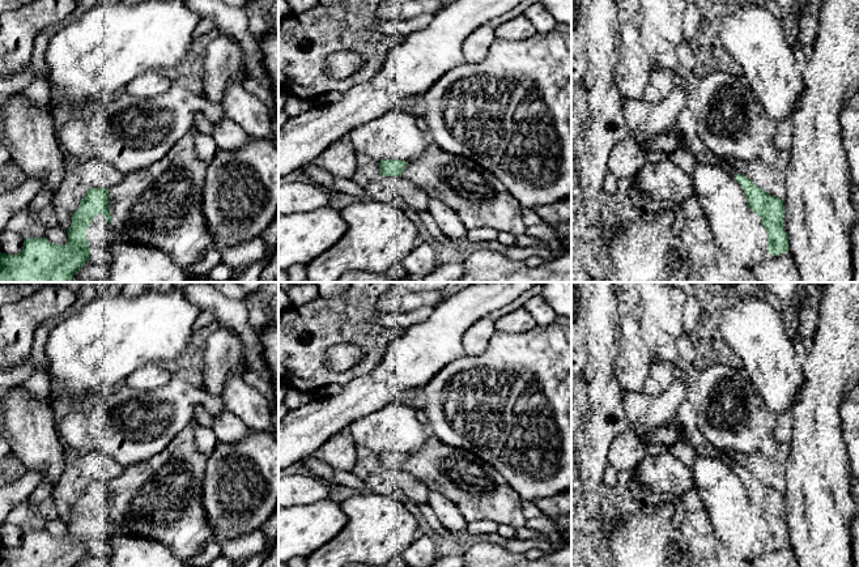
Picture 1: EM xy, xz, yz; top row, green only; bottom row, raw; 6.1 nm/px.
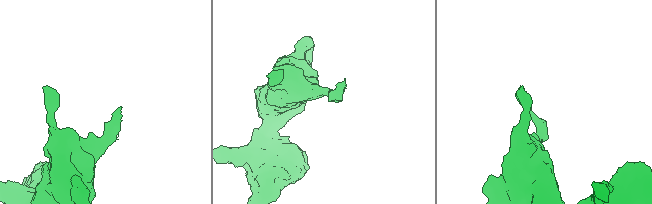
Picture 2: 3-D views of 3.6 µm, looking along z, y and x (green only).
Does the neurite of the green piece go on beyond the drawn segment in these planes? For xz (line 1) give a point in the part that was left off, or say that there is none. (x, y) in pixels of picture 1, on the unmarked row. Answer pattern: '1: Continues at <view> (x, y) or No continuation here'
1: Continues at xz (479, 491)

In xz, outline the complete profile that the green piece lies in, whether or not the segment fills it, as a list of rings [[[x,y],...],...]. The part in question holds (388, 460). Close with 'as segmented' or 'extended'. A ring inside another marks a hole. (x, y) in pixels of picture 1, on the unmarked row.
[[[428,426],[428,440],[413,455],[384,452],[382,469],[403,468],[429,490],[447,496],[467,523],[488,520],[515,529],[527,525],[523,499],[505,477],[476,455],[442,443]]]; extended

